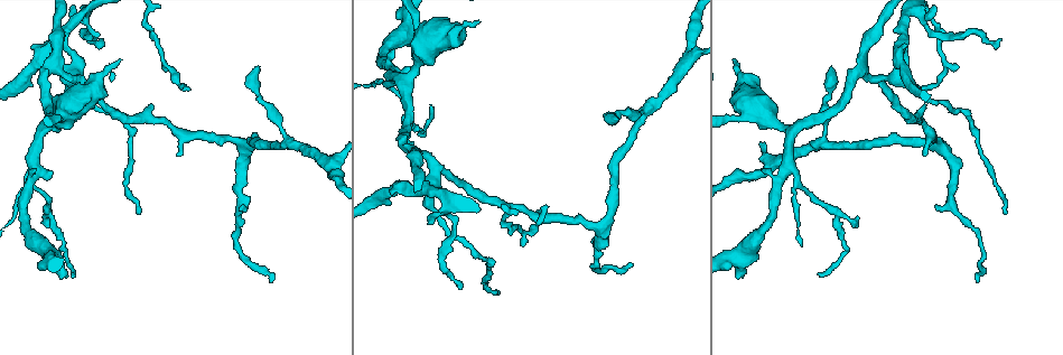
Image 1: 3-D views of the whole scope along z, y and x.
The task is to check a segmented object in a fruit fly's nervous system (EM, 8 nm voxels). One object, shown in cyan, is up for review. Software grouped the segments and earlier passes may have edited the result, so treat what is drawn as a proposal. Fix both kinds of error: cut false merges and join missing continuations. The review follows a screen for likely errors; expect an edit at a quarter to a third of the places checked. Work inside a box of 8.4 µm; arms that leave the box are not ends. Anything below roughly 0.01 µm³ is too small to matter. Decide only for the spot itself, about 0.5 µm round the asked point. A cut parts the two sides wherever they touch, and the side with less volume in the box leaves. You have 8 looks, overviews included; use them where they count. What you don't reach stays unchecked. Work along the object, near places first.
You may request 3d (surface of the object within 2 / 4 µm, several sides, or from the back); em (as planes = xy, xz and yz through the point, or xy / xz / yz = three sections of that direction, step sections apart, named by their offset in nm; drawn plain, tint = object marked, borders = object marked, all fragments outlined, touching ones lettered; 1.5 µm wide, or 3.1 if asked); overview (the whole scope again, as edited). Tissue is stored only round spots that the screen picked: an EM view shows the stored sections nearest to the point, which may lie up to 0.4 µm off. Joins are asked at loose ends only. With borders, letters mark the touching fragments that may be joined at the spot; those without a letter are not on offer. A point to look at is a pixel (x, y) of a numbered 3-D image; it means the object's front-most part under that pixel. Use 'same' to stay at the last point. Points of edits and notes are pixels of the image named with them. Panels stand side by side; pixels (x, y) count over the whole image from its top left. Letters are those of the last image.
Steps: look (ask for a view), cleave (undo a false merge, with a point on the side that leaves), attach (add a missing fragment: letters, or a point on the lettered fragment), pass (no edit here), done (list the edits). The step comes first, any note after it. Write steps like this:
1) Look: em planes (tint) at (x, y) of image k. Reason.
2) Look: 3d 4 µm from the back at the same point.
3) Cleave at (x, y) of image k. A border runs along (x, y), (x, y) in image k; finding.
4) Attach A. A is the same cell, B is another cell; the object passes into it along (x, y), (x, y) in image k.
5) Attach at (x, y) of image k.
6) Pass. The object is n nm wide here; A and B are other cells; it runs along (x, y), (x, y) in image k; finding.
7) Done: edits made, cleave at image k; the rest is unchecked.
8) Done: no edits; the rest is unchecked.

Look: em xy step 8 (tint) at (853, 227) of image 1. An open end.

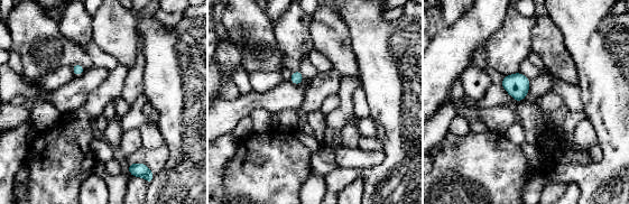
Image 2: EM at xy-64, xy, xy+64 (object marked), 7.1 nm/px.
Look: em planes (borders) at the same point. Cut it another way.

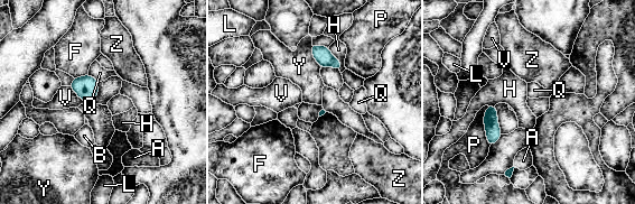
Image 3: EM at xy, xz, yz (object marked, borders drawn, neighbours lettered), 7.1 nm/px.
Pass. The longest contact is with P, 300 nm; A, B, F, H, L, P, Q, V, Y and Z are other cells; none of them fits.

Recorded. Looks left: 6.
Look: em planes (borders) at (479, 21) of image 1. Branch stops here.

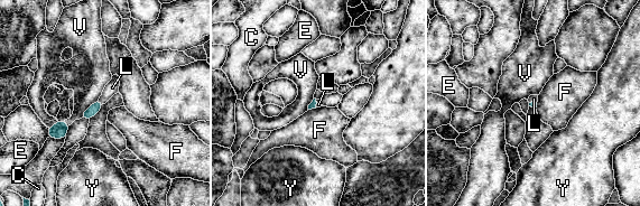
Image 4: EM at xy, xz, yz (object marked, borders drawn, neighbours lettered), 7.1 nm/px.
Pass. C, E, F, L, V and Y are other cells; a border runs along (98, 100), (104, 103) in image 4; no lettered fragment goes on from it.

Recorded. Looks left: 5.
Look: 3d 4 µm at (877, 78) of image 1. Four arms meet.

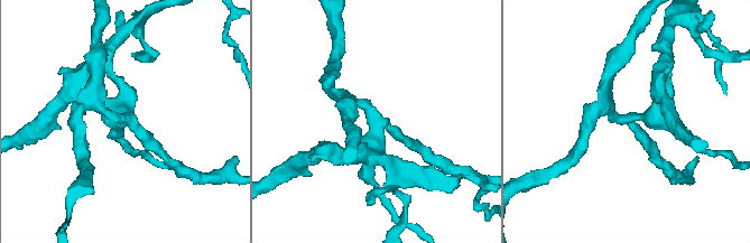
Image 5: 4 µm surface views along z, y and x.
Look: em xz step 8 (tint) at (377, 119) of image 5. 4 arms meet here.

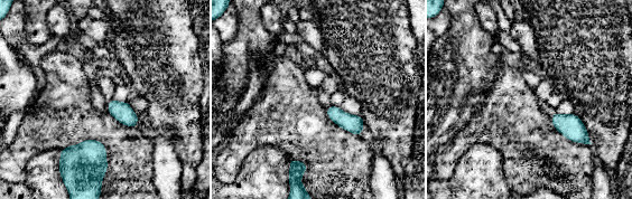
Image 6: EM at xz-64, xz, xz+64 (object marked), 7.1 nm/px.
Look: em planes (borders) at the same point.

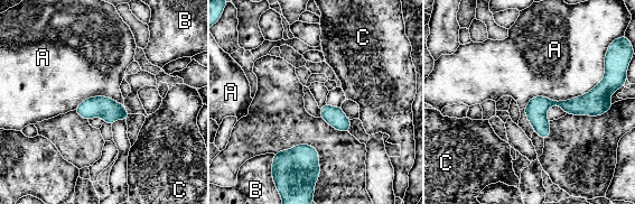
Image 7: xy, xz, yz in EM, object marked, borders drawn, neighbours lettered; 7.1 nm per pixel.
Pass. A, B and C are other cells; it runs along (597, 100), (544, 103), (528, 112) in image 7; continuous, no second neuron.

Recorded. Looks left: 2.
Done: no edits; the rest is unchecked.

